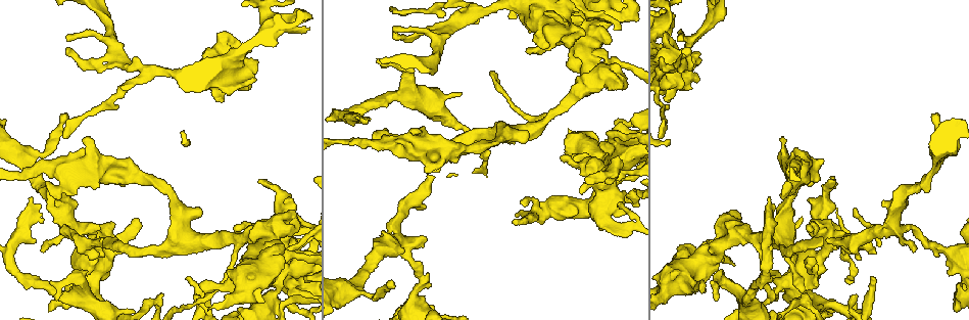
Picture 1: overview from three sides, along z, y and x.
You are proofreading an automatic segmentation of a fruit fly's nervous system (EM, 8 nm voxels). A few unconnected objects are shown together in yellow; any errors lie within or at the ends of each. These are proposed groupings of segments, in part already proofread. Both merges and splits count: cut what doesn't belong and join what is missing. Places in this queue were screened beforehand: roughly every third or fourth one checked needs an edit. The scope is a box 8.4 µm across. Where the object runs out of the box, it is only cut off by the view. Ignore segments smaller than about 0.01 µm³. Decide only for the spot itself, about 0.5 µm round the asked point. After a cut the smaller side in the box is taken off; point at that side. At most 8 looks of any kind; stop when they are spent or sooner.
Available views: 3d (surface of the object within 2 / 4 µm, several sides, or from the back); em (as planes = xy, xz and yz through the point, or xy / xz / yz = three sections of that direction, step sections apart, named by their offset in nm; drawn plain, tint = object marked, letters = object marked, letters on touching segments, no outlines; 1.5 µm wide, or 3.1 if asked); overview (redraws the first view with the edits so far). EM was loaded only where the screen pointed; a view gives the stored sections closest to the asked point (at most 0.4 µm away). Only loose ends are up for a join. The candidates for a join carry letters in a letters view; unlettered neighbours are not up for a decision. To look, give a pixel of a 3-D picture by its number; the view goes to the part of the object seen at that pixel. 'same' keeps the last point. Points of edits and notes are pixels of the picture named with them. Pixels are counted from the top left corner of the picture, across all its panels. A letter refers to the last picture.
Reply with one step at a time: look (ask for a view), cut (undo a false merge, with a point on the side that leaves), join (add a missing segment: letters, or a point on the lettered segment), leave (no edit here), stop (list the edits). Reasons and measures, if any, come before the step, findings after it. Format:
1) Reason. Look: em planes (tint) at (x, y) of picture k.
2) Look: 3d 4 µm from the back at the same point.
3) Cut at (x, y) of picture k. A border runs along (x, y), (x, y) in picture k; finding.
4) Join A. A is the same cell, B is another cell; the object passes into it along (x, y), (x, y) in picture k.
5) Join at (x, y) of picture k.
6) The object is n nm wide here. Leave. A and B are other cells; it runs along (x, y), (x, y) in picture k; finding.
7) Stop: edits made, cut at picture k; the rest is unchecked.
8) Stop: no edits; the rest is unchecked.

An open end. Look: em planes (tint) at (58, 298) of picture 1.

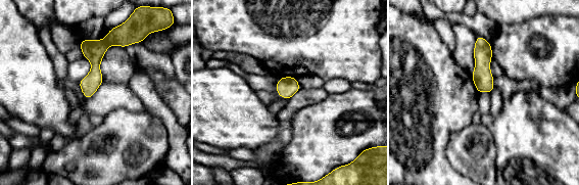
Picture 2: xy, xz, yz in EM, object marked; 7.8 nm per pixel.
What lies round it. Look: em planes (letters) at the same point.

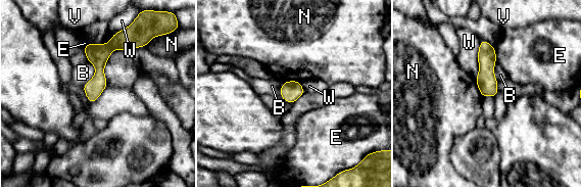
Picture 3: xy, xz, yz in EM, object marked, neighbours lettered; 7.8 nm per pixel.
Leave. B, E, N, V and W are other cells; none of them fits.

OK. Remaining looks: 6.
Look: 3d 2 µm at (200, 284) of picture 1.

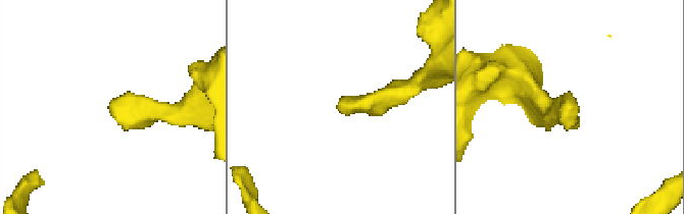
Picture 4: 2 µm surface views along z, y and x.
Look: em planes (tint) at (110, 100) of picture 4.

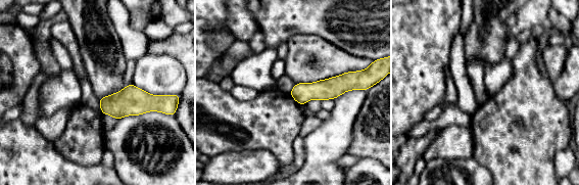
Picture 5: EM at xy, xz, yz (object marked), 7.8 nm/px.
Look: em planes (letters) at the same point.

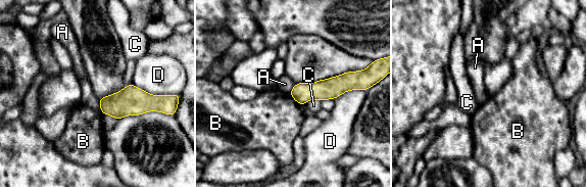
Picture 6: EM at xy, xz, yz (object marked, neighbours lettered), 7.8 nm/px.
The object is 140 nm wide here. Leave. A, B, C and D are other cells; it runs along (353, 84), (293, 94) in picture 6; no lettered segment goes on from it.

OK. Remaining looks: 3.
Look: em planes (letters) at (610, 40) of picture 1.

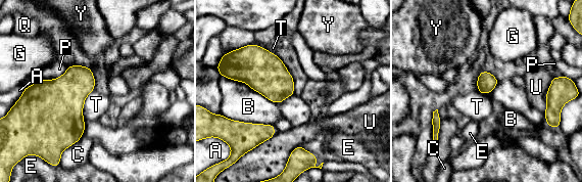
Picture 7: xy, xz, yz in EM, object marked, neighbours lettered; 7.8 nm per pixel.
The longest contact is with B, 400 nm. Leave. A, B, C, E, G, P, Q, T, U and Y are other cells; none of them fits.

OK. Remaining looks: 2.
Stop: no edits; the rest is unchecked.

